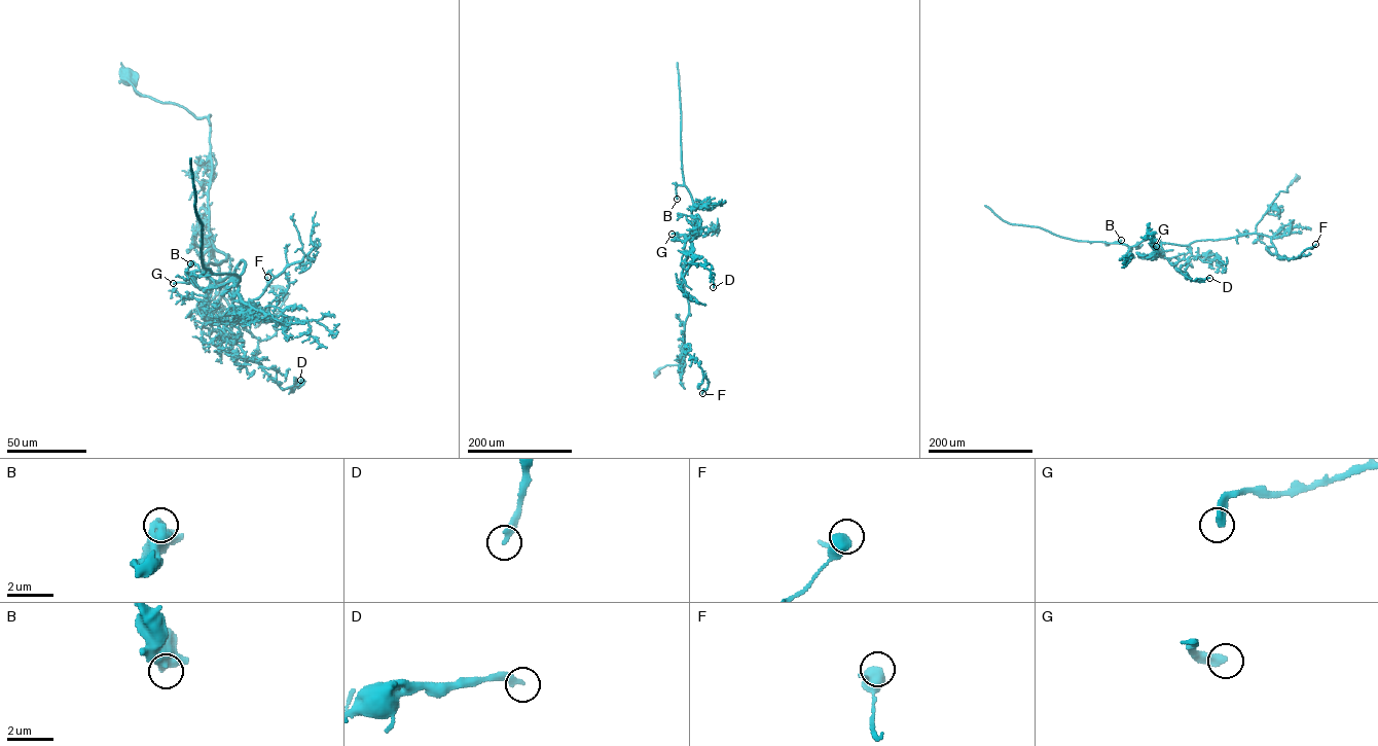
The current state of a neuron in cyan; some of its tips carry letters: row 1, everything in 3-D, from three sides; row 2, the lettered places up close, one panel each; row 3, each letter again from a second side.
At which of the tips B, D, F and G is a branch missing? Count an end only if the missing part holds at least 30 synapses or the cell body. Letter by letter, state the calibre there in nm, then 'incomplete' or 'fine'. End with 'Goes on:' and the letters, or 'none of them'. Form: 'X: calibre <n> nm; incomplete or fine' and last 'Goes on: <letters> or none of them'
B: calibre 460 nm; fine
D: calibre 260 nm; fine
F: calibre 440 nm; fine
G: calibre 400 nm; fine
Goes on: none of them

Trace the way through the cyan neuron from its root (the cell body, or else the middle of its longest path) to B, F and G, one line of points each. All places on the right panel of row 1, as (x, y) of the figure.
B: (1296, 179), (1288, 191), (1279, 192), (1255, 233), (1186, 245), (1153, 239), (1131, 246), (1108, 244), (1121, 240)
F: (1296, 179), (1288, 191), (1279, 192), (1256, 233), (1270, 237), (1277, 253), (1288, 258), (1298, 257), (1315, 244)
G: (1296, 179), (1286, 187), (1288, 191), (1279, 192), (1255, 233), (1196, 241), (1187, 245), (1162, 243), (1156, 246)

